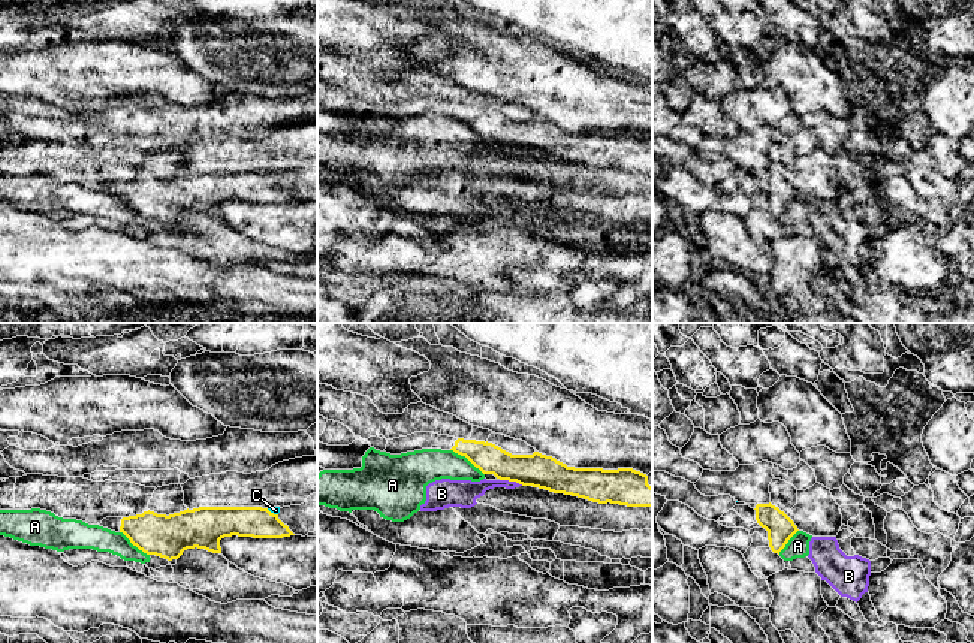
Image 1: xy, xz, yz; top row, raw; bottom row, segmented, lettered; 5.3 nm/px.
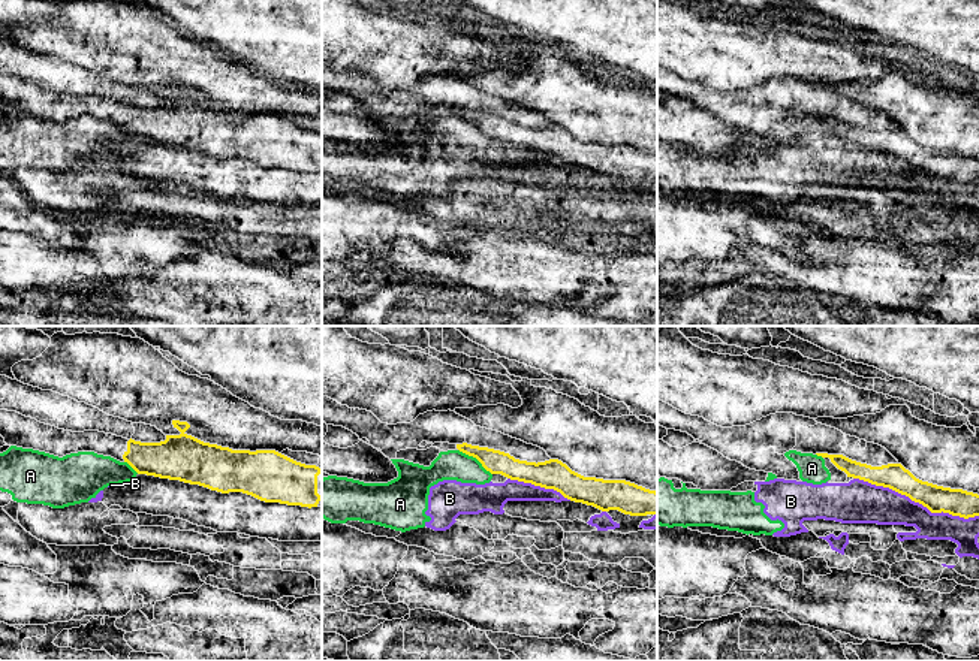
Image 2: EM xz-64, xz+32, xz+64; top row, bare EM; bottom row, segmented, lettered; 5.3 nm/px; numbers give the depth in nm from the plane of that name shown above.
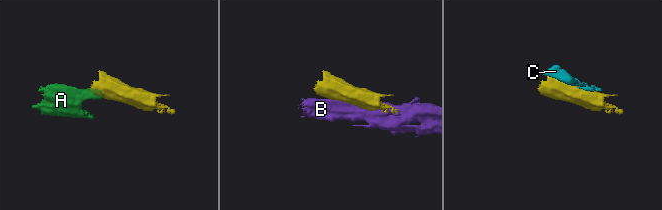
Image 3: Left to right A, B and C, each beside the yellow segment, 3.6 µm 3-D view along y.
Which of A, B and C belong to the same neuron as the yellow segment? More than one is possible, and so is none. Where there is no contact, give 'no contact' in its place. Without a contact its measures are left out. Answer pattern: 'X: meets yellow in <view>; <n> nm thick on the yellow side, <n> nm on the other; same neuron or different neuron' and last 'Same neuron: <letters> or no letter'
A: meets yellow in xz; 160 nm thick on the yellow side, 190 nm on the other; different neuron
B: meets yellow in xz; 180 nm thick on the yellow side, 120 nm on the other; different neuron
C: meets yellow in xy; 170 nm thick on the yellow side, 50 nm on the other; different neuron
Same neuron: no letter

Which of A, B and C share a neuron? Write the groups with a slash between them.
A B / C

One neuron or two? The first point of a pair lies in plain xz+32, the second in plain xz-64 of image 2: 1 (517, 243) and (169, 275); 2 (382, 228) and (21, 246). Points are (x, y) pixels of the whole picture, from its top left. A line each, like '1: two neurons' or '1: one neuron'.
1: two neurons
2: two neurons

